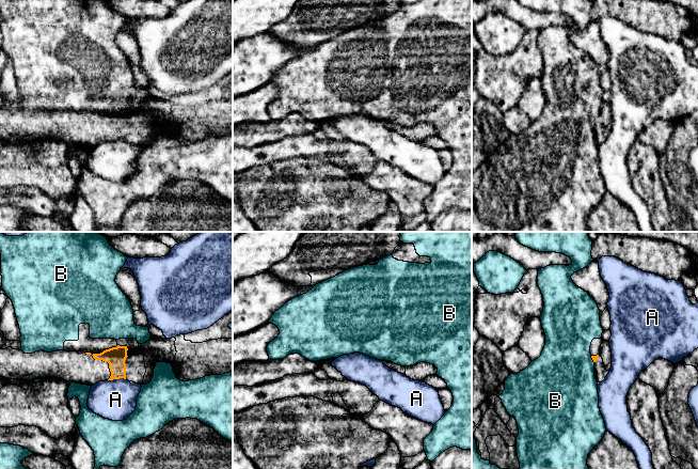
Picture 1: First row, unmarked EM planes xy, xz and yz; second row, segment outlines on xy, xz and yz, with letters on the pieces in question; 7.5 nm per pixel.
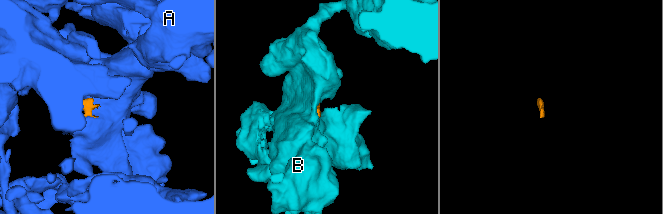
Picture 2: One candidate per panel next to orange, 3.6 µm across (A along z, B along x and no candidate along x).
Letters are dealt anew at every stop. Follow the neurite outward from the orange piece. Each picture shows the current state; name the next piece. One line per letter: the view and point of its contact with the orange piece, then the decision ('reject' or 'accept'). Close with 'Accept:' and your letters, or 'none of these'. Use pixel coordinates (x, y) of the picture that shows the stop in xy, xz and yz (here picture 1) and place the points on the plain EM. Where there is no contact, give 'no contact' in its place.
A: xy (116, 139) | reject
B: yz (592, 120) | reject
Accept: none of these

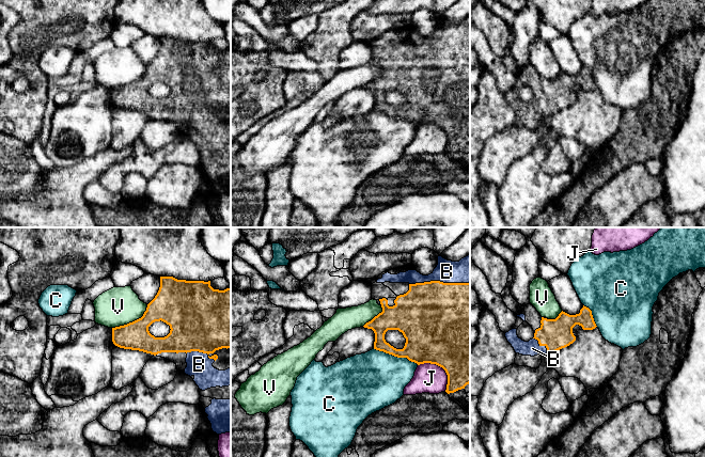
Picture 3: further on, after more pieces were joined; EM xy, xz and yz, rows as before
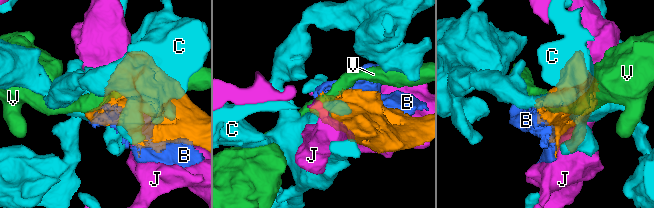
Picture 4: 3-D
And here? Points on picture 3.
B: xz (439, 42) | accept
C: xz (395, 116) | reject
J: xz (441, 127) | reject
V: xy (132, 82) | reject
Accept: B

